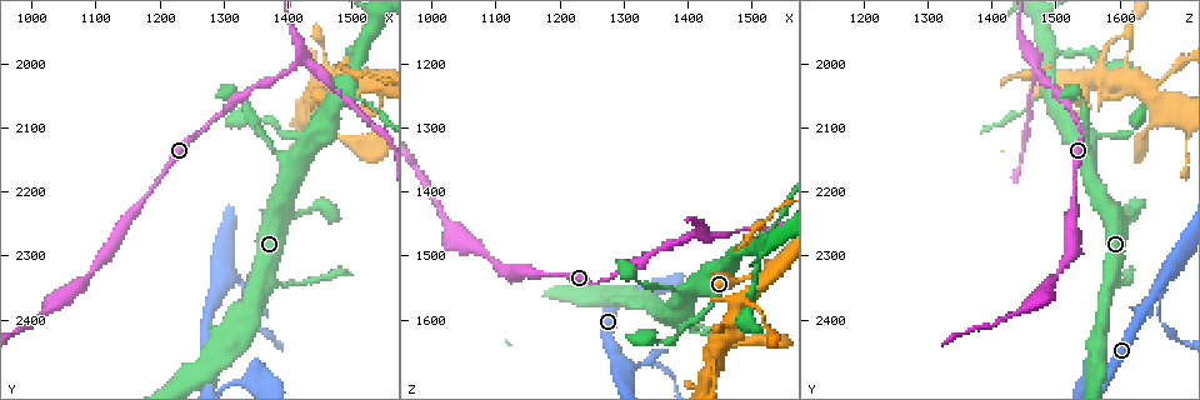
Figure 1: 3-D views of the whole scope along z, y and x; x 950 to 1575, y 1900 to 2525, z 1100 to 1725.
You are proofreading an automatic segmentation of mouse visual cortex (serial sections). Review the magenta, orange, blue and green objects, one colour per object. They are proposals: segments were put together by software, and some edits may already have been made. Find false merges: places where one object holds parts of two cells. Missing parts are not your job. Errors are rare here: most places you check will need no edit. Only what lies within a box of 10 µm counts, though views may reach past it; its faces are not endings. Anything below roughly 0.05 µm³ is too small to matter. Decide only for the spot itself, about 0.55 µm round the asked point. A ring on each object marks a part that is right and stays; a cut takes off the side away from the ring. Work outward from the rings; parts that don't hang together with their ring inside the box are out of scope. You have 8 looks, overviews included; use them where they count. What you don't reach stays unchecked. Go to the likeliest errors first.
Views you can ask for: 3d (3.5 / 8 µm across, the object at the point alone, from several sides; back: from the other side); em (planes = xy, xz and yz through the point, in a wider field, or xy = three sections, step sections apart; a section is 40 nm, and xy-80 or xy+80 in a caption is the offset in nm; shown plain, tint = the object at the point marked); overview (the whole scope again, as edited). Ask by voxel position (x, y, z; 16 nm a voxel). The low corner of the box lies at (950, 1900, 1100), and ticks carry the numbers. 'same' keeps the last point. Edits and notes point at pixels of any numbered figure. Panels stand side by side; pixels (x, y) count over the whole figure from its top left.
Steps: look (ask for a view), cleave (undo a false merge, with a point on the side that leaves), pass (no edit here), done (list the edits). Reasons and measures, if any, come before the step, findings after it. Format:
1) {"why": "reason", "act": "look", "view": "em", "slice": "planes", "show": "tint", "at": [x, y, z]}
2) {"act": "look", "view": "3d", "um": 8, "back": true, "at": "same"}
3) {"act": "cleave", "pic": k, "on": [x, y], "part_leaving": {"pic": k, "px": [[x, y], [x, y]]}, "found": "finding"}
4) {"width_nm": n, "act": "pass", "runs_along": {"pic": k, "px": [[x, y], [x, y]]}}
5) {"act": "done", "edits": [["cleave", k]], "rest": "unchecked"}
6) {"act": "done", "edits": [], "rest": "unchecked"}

{"act": "look", "view": "3d", "um": 3.5, "at": [1515, 2040, 1530]}

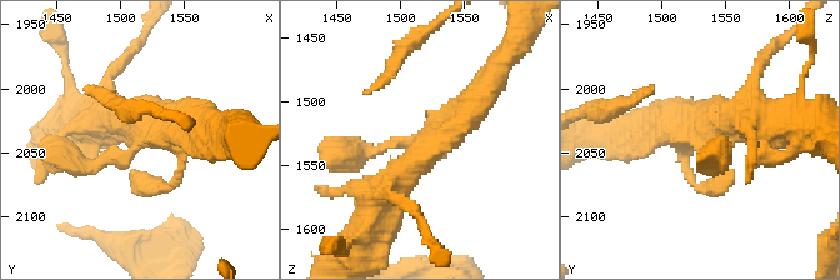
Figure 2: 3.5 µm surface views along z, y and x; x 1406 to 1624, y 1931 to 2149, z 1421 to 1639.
{"why": "need the tissue", "act": "look", "view": "em", "slice": "xy", "step": 5, "show": "plain", "at": [1514, 2042, 1534]}

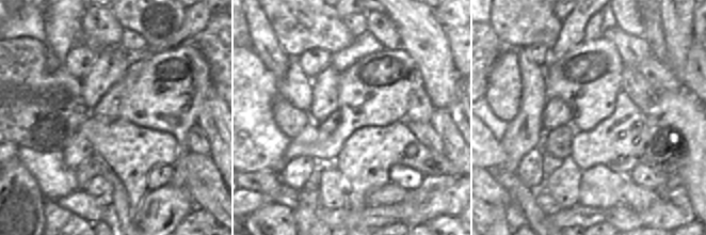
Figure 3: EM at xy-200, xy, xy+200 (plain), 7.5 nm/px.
{"why": "with the object marked", "act": "look", "view": "em", "slice": "xy", "step": 5, "show": "tint", "at": "same"}

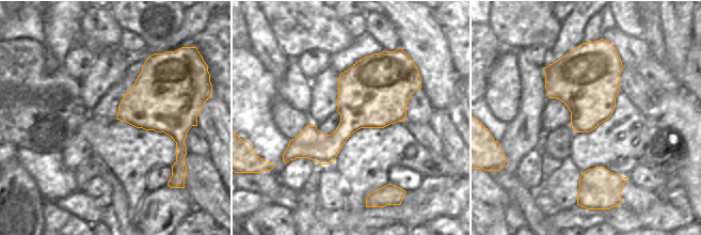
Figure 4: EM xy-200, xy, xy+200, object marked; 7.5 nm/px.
{"width_nm": 500, "act": "pass", "runs_along": {"pic": 2, "px": [[718, 158], [761, 120]]}, "found": "all the same cell"}

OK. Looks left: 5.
{"why": "three-way junction", "act": "look", "view": "3d", "um": 3.5, "at": [1420, 1995, 1465]}

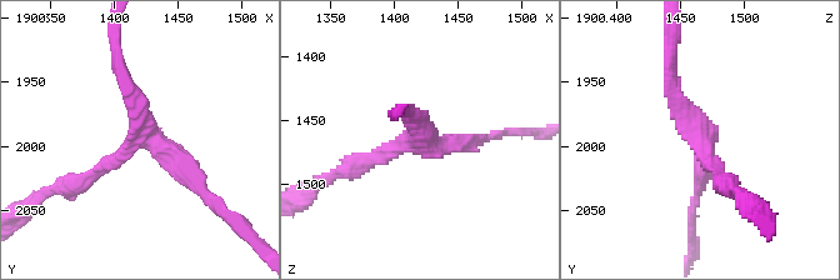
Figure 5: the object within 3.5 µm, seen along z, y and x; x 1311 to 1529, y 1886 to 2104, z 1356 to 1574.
{"arms": 3, "arm_widths_nm": [200, 200, 250], "why": "need the tissue", "act": "look", "view": "em", "slice": "xy", "step": 3, "show": "tint", "at": [1420, 1992, 1470]}

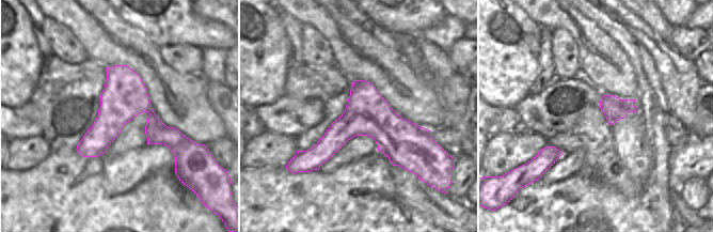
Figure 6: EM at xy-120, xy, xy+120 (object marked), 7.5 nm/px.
{"act": "look", "view": "em", "slice": "xy", "step": 5, "show": "tint", "at": "same"}

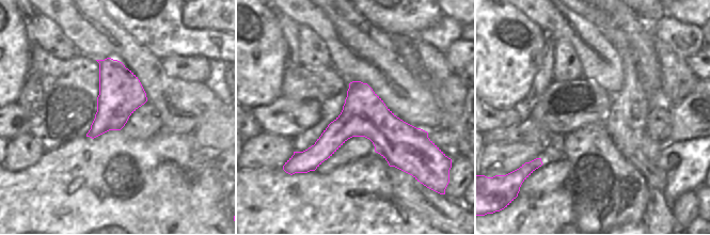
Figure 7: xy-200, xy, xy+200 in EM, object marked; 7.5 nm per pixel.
{"width_nm": 340, "act": "pass", "runs_along": {"pic": 7, "px": [[424, 134], [343, 128], [297, 154]]}, "found": "one cell here"}

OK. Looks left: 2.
{"act": "look", "view": "3d", "um": 3.5, "at": [1435, 2075, 1660]}

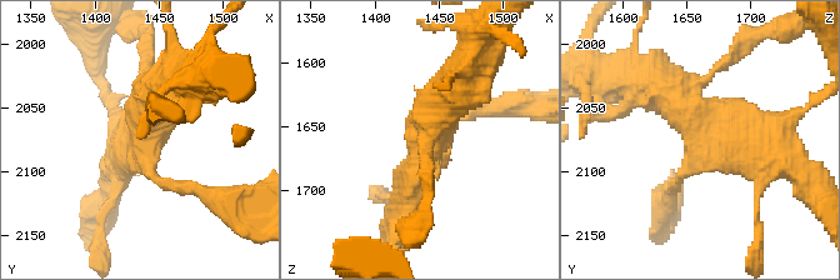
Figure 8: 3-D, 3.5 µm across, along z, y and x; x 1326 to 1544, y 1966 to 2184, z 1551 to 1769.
{"act": "look", "view": "em", "slice": "xy", "step": 3, "show": "tint", "at": [1440, 2072, 1660]}

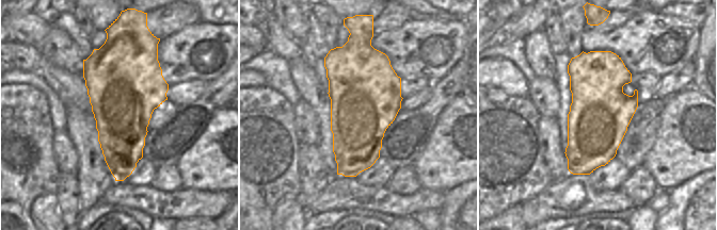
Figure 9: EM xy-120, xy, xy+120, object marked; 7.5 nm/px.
{"act": "pass", "found": "one cell here"}

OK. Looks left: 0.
{"act": "done", "edits": [], "rest": "unchecked"}

